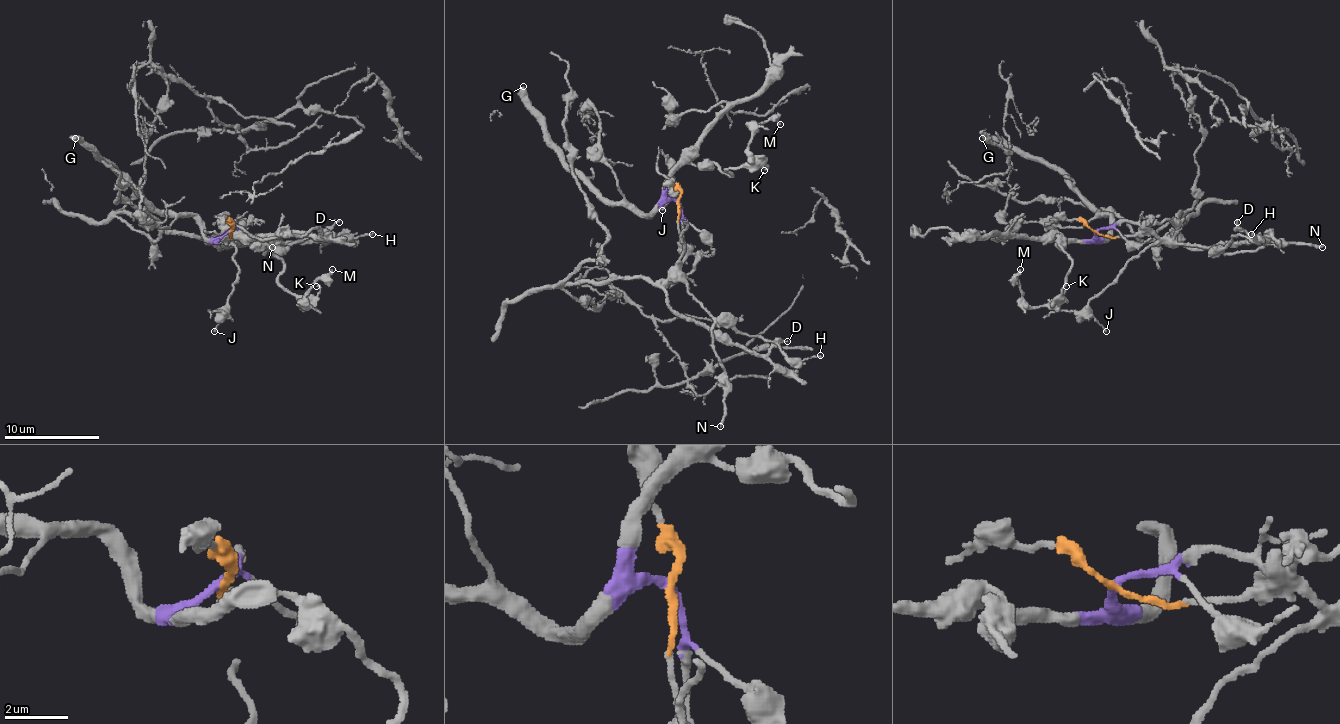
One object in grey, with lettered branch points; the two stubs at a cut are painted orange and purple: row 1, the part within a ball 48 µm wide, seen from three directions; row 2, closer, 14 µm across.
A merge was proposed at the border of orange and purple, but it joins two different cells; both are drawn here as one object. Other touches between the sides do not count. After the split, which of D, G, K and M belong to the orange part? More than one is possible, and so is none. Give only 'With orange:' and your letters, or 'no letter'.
With orange: D

